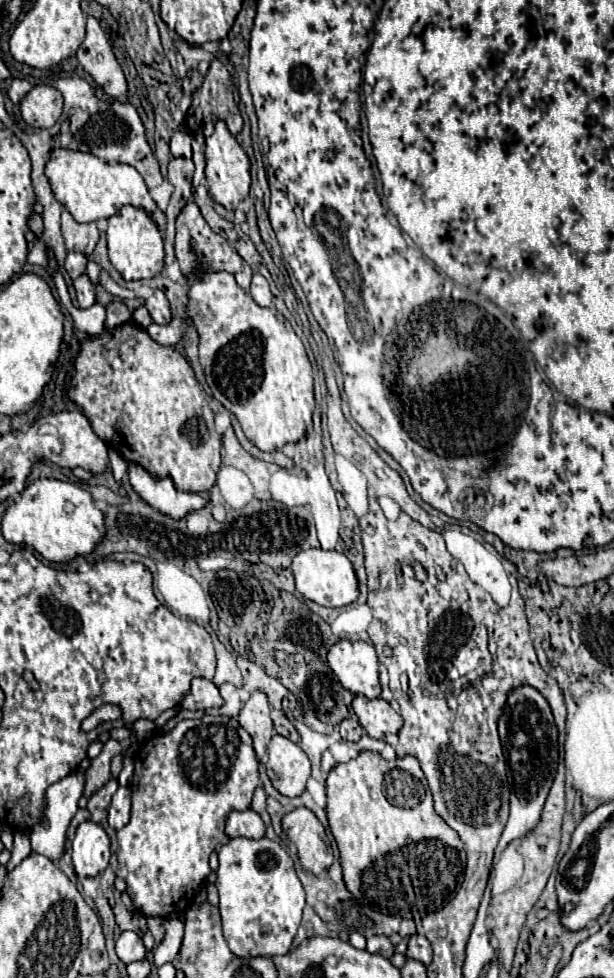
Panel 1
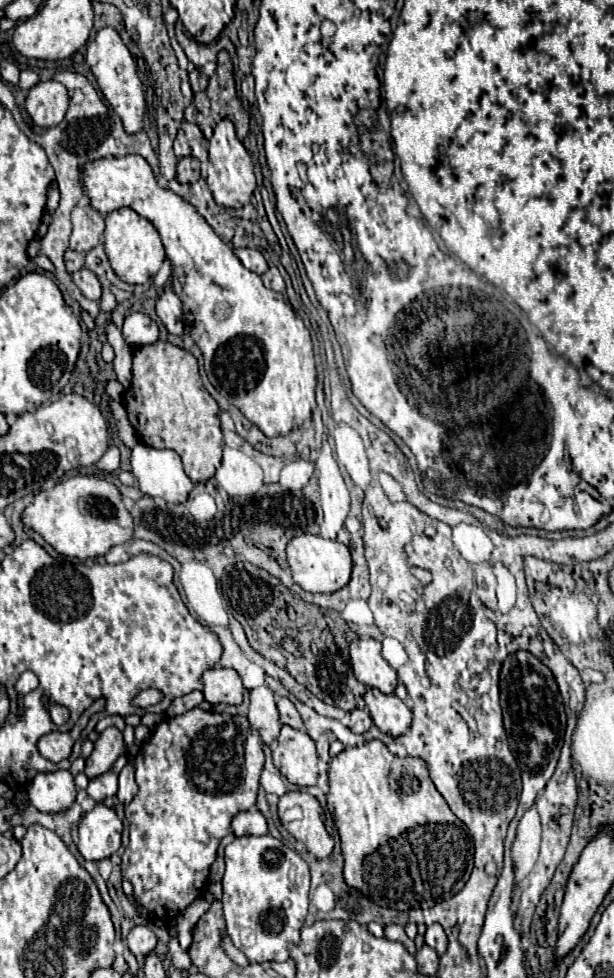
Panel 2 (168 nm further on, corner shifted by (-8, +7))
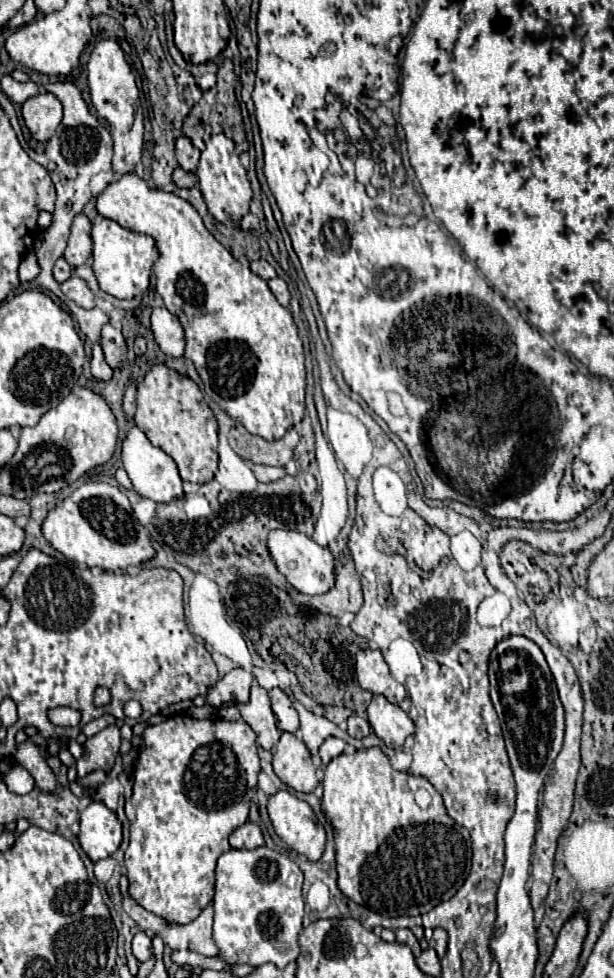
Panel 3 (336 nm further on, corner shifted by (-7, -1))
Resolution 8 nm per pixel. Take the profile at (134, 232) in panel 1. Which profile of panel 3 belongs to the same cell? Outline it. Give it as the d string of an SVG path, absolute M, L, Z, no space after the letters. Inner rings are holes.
M103 218L91 228L93 240L93 272L103 292L115 298L135 298L149 288L149 276L153 262L157 260L157 248L145 234L125 230L117 222Z

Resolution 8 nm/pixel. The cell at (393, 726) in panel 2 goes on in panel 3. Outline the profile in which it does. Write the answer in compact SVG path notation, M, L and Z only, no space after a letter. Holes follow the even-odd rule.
M373 696L369 708L369 726L389 748L401 748L405 738L415 732L413 720L397 704L391 704L385 696Z

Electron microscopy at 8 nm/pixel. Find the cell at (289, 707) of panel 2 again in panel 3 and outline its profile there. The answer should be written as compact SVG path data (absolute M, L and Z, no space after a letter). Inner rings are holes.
M273 688L269 692L269 698L271 698L273 714L277 718L277 728L281 732L295 732L299 728L299 718L297 718L297 710L293 708L289 696L281 688Z

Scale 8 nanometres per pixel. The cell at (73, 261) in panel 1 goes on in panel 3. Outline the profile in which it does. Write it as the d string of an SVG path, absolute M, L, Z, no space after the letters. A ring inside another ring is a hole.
M59 258L57 262L55 262L55 266L53 266L53 278L61 284L61 282L65 282L69 276L71 276L71 266L67 264L67 260L65 258Z

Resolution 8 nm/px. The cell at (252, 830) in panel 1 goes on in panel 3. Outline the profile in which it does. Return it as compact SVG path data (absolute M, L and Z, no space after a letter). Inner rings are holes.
M245 822L243 826L239 826L231 838L231 848L257 848L257 846L263 846L263 834L261 834L261 828L253 822Z

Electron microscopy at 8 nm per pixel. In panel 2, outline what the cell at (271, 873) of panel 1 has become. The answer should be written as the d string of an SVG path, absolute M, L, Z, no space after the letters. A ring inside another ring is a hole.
M240 836L226 846L226 872L222 878L222 904L226 932L250 962L284 962L288 946L300 942L300 930L308 914L310 870L308 864L278 838Z

